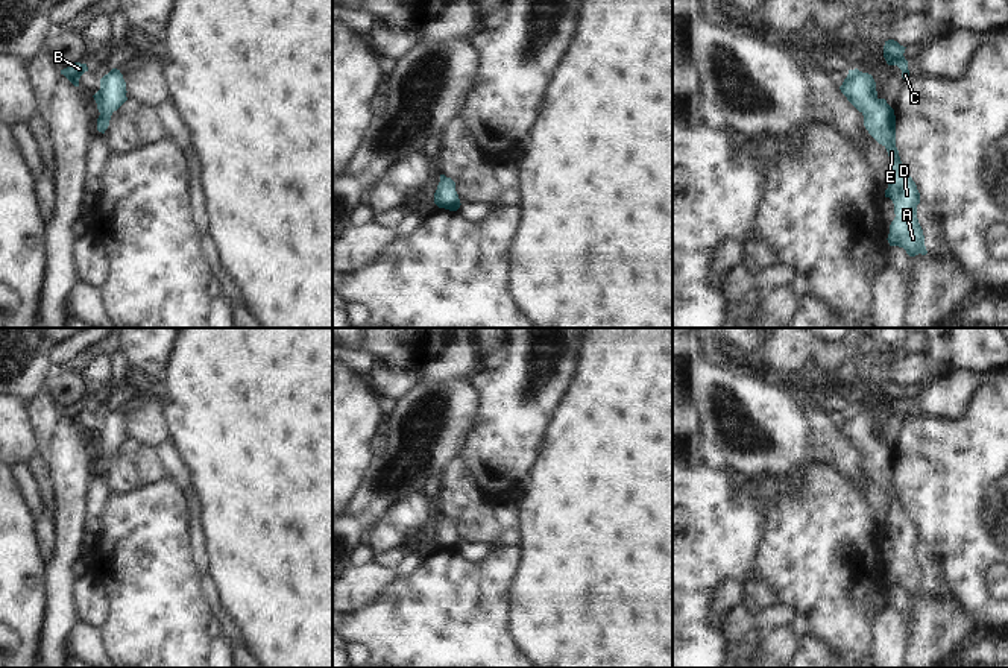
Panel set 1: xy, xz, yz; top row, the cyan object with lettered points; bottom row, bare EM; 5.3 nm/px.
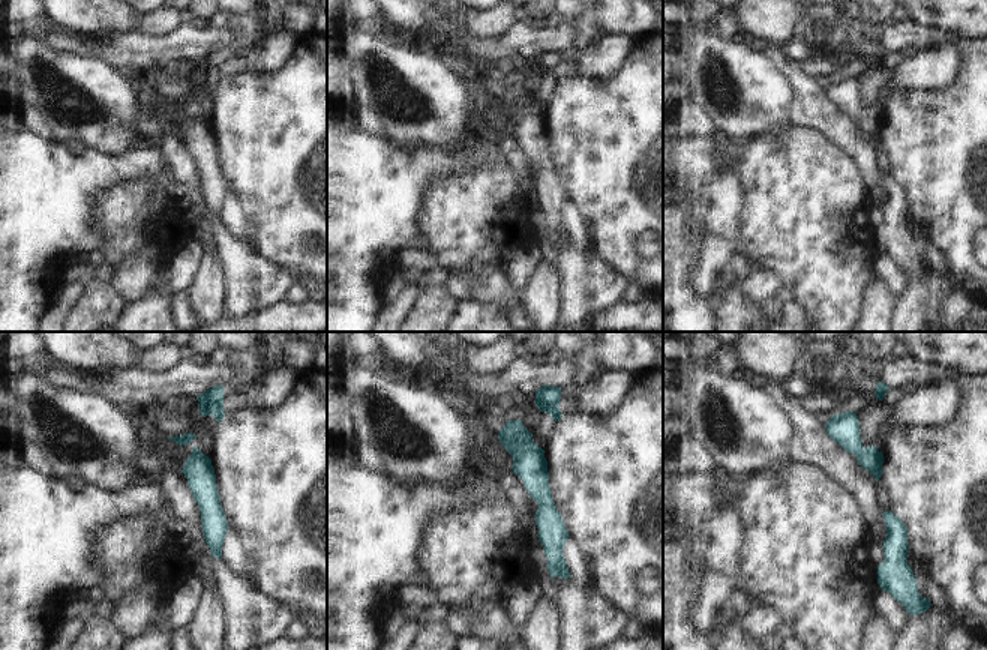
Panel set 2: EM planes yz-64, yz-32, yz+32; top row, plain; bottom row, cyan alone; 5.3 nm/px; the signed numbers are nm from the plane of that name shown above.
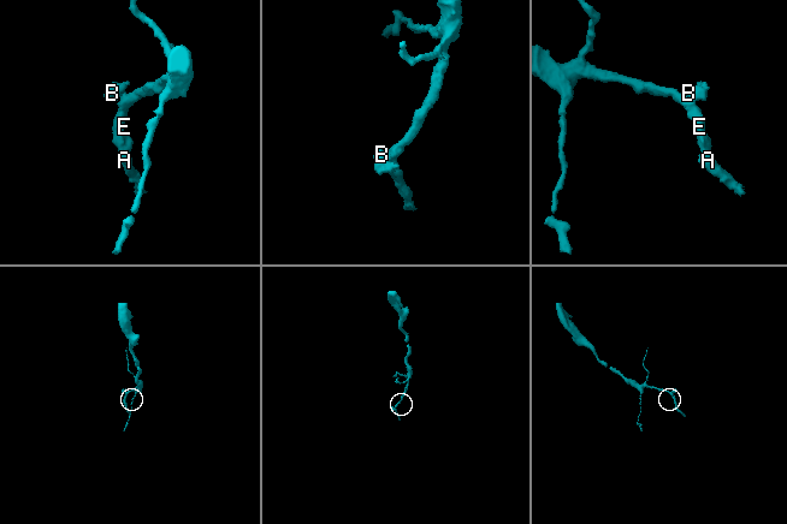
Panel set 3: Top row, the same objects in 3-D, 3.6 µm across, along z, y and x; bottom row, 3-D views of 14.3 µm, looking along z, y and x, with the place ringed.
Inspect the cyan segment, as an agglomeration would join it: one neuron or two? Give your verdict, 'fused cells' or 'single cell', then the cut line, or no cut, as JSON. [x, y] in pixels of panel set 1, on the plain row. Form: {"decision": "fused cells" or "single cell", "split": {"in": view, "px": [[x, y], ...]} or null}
{"decision": "single cell", "split": null}

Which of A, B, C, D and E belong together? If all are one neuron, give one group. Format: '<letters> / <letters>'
A B C D E

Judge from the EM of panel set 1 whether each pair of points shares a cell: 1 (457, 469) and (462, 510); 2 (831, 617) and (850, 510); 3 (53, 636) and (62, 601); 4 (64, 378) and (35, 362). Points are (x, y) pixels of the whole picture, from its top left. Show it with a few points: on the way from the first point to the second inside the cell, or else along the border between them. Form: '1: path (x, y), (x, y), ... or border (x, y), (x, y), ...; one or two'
1: path (457, 480), (457, 495), (460, 500); one
2: path (831, 591), (831, 536); one
3: path (55, 627), (59, 611); one
4: border (52, 365), (46, 372), (44, 386); two

